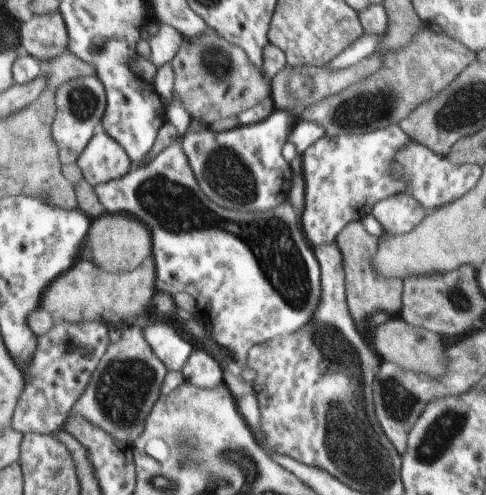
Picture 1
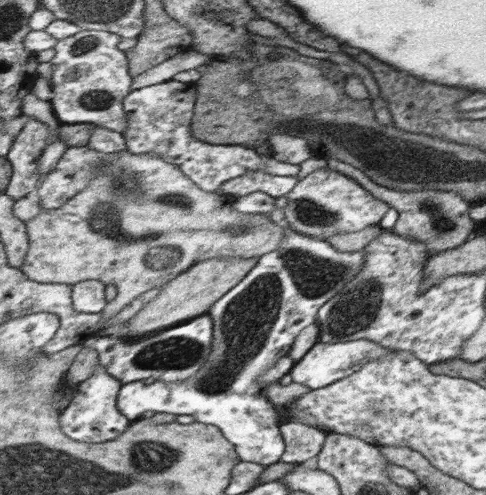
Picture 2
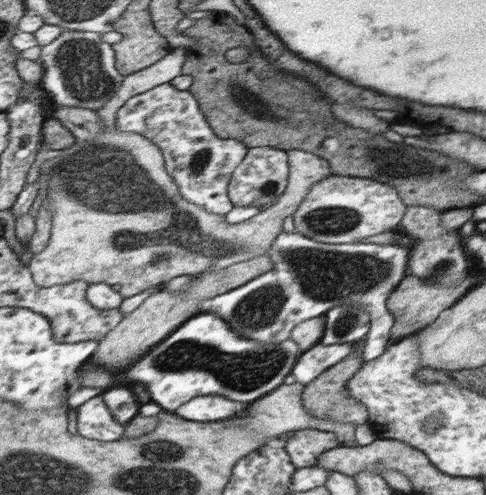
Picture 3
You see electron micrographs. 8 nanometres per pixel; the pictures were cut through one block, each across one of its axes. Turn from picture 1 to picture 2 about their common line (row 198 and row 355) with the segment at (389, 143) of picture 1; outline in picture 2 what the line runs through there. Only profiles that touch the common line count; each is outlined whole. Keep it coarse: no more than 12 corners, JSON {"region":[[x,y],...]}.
{"region":[[371,340],[317,342],[293,382],[319,390],[387,350]]}

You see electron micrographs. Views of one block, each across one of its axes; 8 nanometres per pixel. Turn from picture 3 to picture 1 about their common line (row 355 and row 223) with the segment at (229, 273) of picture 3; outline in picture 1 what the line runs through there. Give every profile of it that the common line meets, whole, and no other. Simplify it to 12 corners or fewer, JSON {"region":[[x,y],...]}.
{"region":[[127,212],[95,218],[93,264],[131,272],[153,258],[147,224]]}

